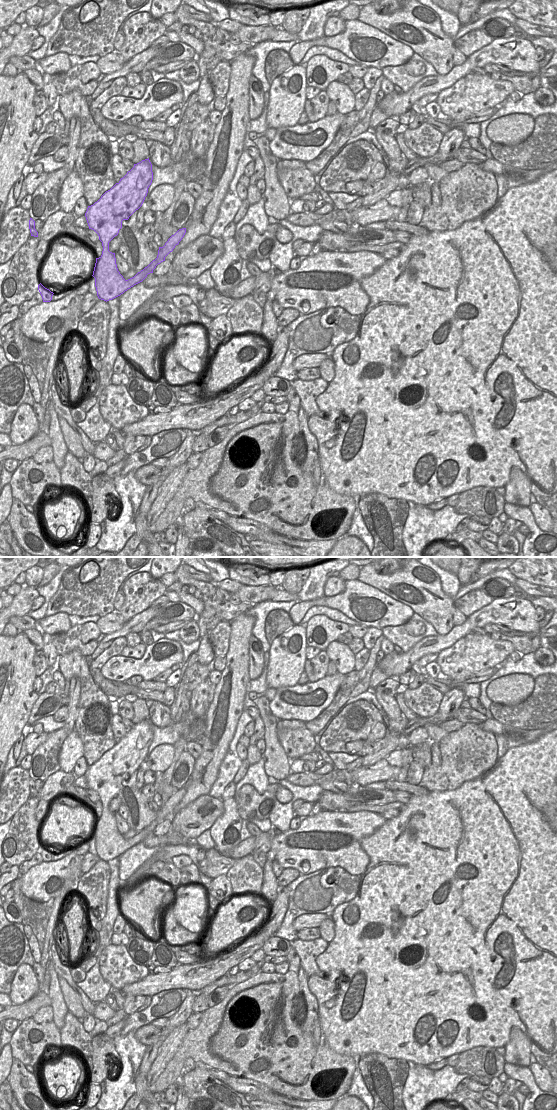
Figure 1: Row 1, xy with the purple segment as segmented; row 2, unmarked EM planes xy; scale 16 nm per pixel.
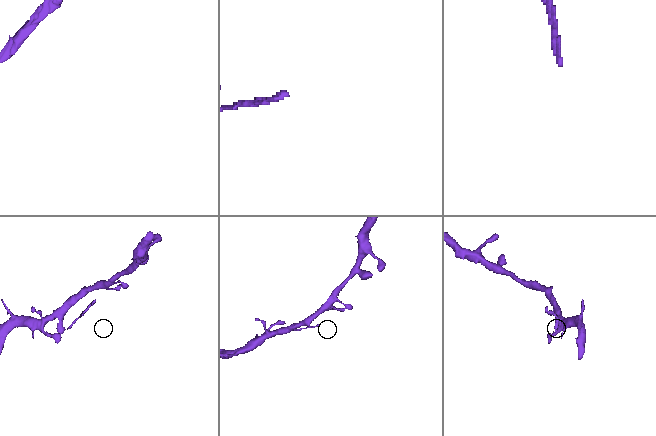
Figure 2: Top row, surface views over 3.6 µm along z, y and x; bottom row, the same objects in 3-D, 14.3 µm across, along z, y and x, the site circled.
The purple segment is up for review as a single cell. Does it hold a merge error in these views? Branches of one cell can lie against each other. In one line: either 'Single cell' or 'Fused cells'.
Fused cells

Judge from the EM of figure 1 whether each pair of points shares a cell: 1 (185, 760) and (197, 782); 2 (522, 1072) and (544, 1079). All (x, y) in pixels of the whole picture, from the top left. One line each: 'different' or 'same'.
1: different
2: different

